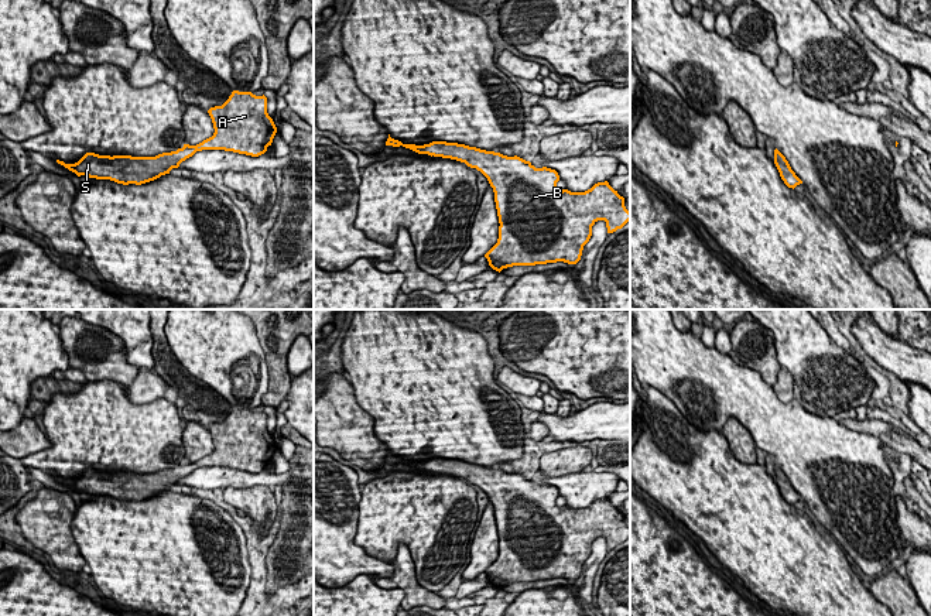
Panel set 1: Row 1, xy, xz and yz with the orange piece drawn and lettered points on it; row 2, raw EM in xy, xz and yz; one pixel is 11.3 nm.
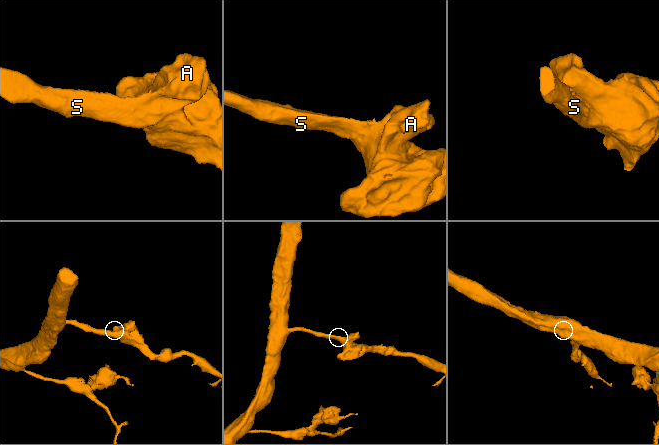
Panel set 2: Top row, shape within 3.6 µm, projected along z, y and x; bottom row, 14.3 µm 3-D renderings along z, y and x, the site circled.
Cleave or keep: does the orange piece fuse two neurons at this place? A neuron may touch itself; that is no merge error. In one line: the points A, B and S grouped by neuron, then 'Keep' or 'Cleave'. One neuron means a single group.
Groups: A B S. Keep

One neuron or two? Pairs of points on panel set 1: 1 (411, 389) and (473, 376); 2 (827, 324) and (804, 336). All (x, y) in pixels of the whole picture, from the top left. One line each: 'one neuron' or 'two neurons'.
1: one neuron
2: two neurons

